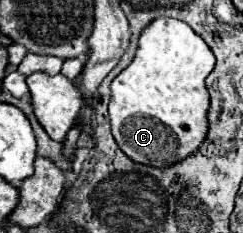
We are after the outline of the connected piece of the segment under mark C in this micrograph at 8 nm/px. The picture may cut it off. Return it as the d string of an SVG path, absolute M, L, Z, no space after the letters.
M157 17L143 27L133 61L111 83L109 121L119 149L153 167L167 167L191 155L207 133L205 77L213 65L211 49L185 21Z

